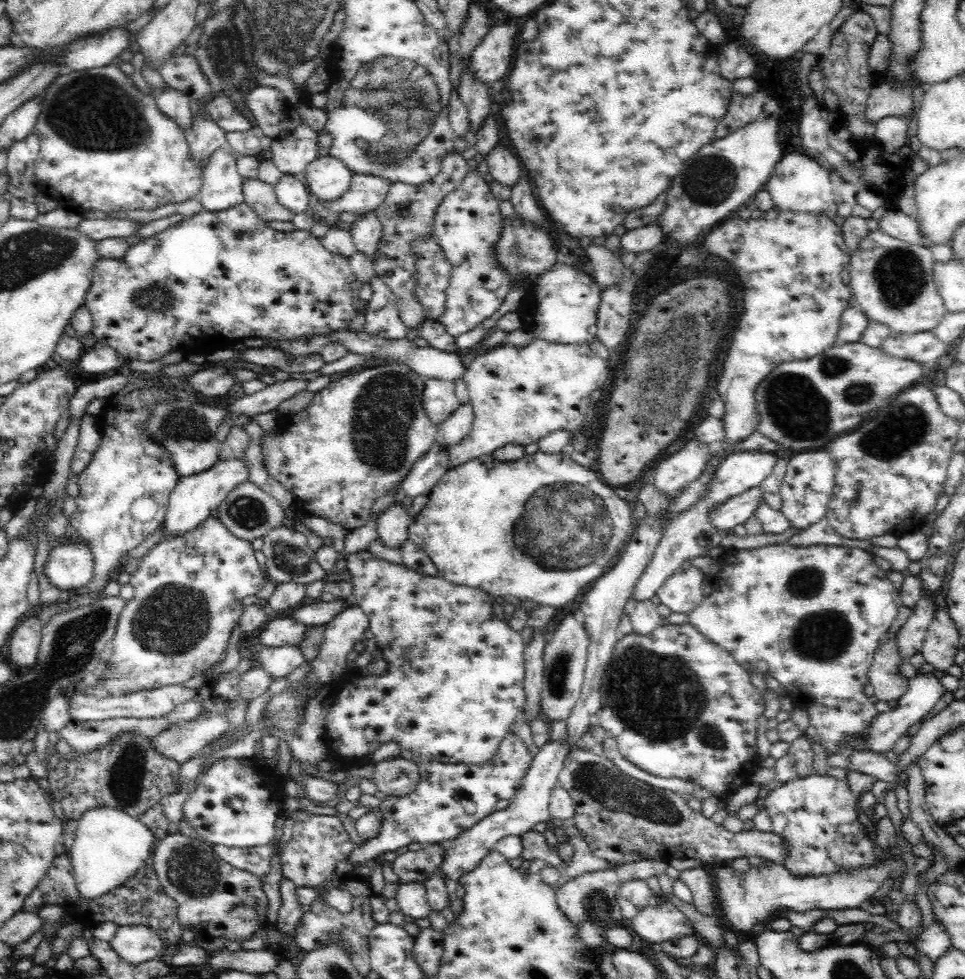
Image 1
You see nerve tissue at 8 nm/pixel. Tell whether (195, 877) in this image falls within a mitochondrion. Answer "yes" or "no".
yes

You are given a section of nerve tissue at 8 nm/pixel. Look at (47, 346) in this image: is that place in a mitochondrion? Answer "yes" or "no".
no

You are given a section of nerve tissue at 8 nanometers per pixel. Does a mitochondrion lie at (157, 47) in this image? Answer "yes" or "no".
no

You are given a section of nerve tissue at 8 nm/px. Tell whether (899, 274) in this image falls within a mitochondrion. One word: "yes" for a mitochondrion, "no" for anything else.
yes

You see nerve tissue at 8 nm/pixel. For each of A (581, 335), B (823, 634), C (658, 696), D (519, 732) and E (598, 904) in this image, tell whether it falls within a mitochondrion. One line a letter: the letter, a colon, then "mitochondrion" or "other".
A: other
B: mitochondrion
C: mitochondrion
D: other
E: mitochondrion

